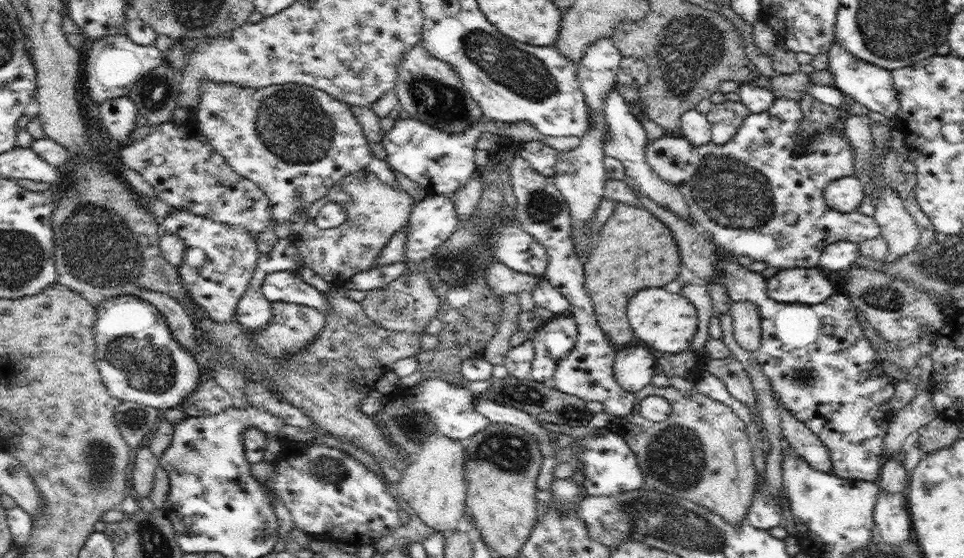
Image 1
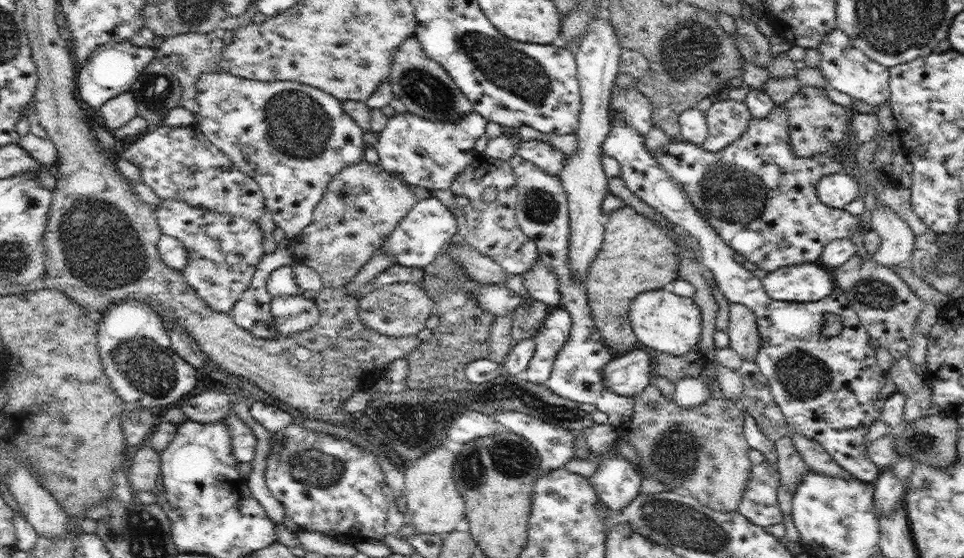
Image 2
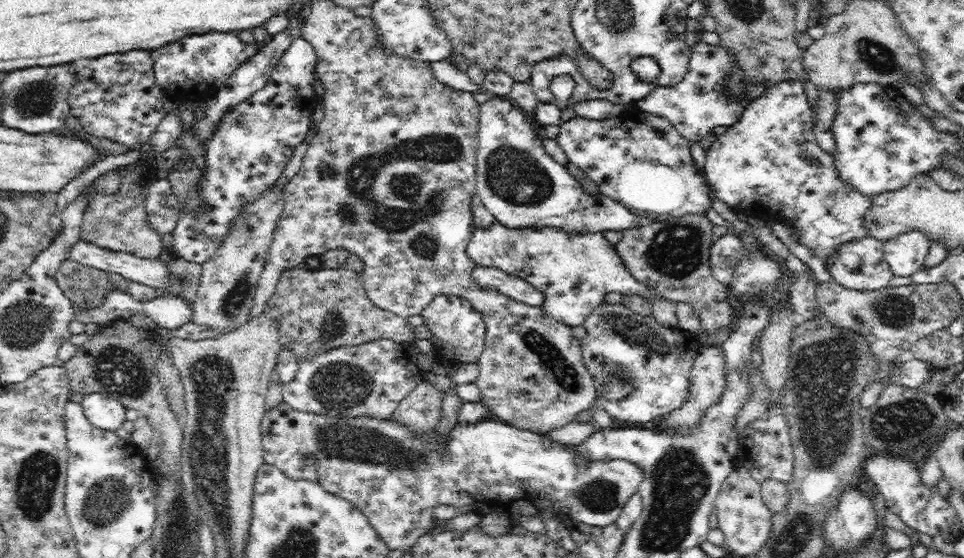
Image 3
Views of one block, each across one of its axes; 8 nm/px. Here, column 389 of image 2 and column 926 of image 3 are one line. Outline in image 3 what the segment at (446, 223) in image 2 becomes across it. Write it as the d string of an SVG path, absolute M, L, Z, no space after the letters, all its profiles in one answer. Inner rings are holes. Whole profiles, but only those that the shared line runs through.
M911 231L886 241L884 257L894 275L912 276L925 268L930 245L930 239L924 233Z

